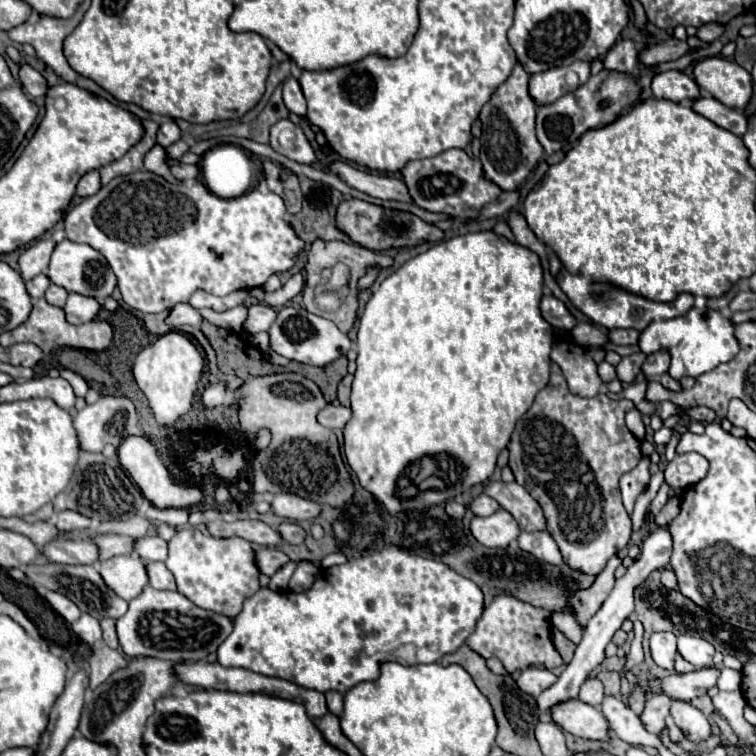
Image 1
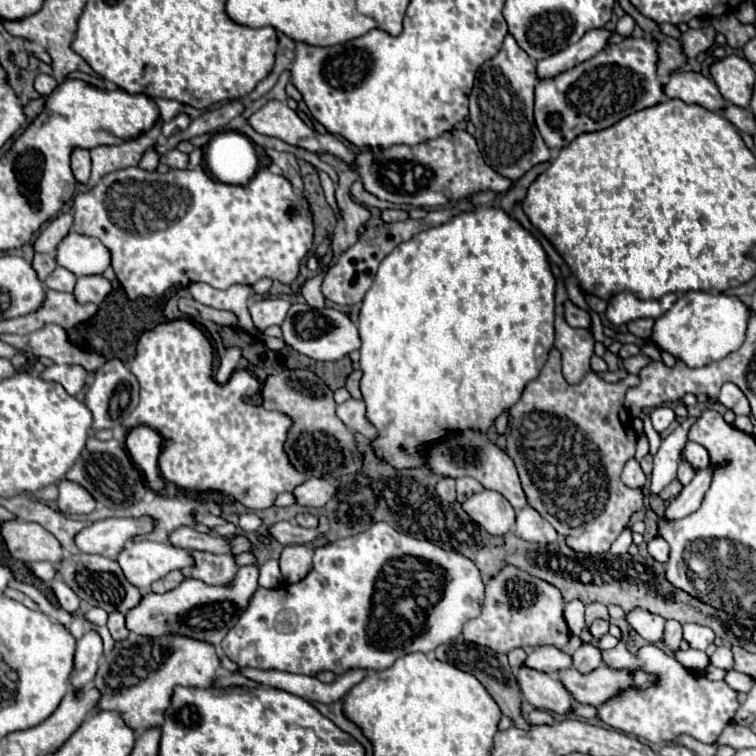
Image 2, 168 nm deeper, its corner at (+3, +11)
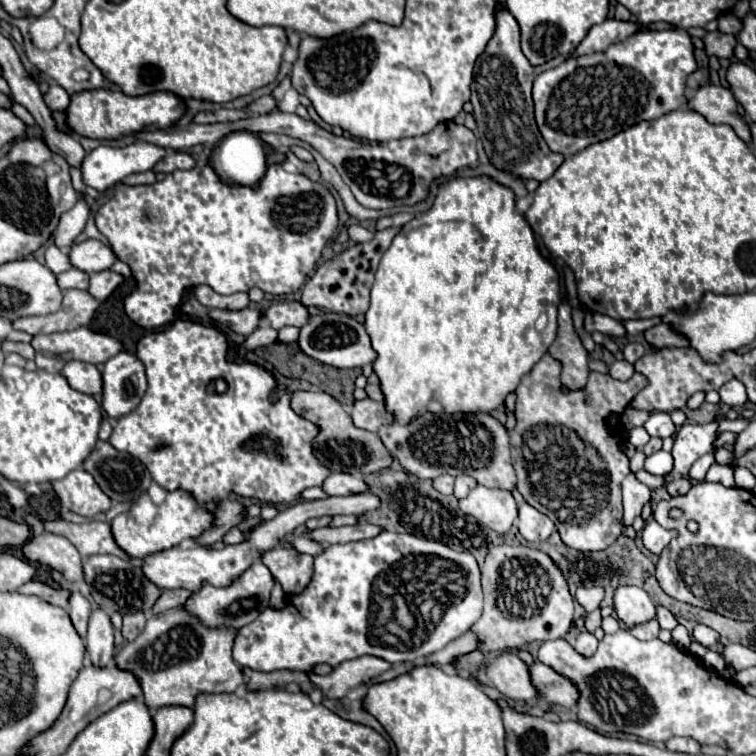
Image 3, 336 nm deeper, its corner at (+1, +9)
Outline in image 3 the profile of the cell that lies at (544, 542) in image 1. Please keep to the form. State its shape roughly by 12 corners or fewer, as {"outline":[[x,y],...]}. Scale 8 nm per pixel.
{"outline":[[517,491],[519,533],[531,543],[555,531],[547,515],[533,509]]}

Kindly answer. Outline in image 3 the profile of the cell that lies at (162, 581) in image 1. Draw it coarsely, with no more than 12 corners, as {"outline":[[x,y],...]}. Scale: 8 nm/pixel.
{"outline":[[163,589],[115,655],[151,711],[245,683],[235,631],[209,631]]}

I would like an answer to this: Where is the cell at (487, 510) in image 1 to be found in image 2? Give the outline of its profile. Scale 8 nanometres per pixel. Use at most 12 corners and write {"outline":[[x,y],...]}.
{"outline":[[473,477],[457,479],[457,501],[463,503],[483,485]]}

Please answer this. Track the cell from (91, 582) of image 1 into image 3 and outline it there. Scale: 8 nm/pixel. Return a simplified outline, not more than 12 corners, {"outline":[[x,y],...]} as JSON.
{"outline":[[115,555],[83,559],[107,613],[151,613],[159,587]]}

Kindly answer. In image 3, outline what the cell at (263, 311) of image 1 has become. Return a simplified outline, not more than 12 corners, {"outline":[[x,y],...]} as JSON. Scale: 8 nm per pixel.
{"outline":[[299,301],[273,303],[263,319],[273,327],[301,327],[309,317]]}

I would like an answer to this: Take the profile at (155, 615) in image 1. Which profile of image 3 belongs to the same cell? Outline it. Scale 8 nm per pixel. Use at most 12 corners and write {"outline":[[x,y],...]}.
{"outline":[[255,561],[227,587],[203,583],[183,609],[209,629],[239,629],[269,605]]}

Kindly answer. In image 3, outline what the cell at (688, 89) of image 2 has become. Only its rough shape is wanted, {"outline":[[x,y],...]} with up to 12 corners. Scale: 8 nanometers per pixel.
{"outline":[[701,85],[687,107],[709,123],[725,123],[751,143],[733,93]]}

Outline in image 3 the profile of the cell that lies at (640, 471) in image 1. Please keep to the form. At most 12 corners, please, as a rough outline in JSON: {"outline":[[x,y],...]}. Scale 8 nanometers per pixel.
{"outline":[[635,473],[623,479],[623,533],[651,501]]}

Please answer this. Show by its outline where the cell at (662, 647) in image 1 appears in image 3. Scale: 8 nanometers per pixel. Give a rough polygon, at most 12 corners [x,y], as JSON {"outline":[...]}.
{"outline":[[639,587],[615,591],[615,613],[627,629],[657,617]]}

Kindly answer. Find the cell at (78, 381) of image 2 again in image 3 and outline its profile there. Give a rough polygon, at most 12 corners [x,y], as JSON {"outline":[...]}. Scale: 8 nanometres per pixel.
{"outline":[[67,361],[61,375],[69,387],[87,395],[101,393],[95,365]]}

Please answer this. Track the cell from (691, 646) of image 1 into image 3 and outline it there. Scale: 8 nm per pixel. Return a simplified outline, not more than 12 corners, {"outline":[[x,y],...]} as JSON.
{"outline":[[695,625],[693,639],[703,647],[719,641],[717,631],[707,625]]}

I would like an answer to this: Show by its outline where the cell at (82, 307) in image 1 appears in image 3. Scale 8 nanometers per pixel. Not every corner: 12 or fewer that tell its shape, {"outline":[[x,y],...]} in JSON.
{"outline":[[119,273],[91,275],[89,293],[105,301],[123,281]]}

